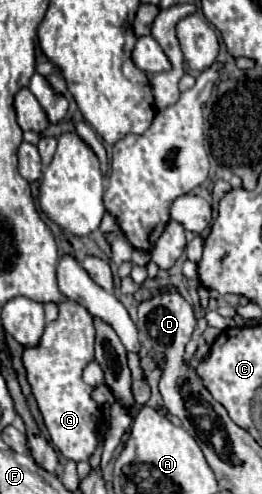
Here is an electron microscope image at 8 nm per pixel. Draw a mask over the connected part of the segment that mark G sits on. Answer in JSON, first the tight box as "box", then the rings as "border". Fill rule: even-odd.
{"box":[23,301,99,461],"border":[[[67,301],[59,305],[59,317],[47,323],[39,347],[29,347],[23,353],[27,379],[43,413],[51,443],[71,461],[87,461],[97,447],[97,417],[93,415],[99,415],[99,407],[91,399],[91,387],[81,379],[81,371],[93,361],[93,343],[95,327],[91,327],[91,313],[83,305]]]}

